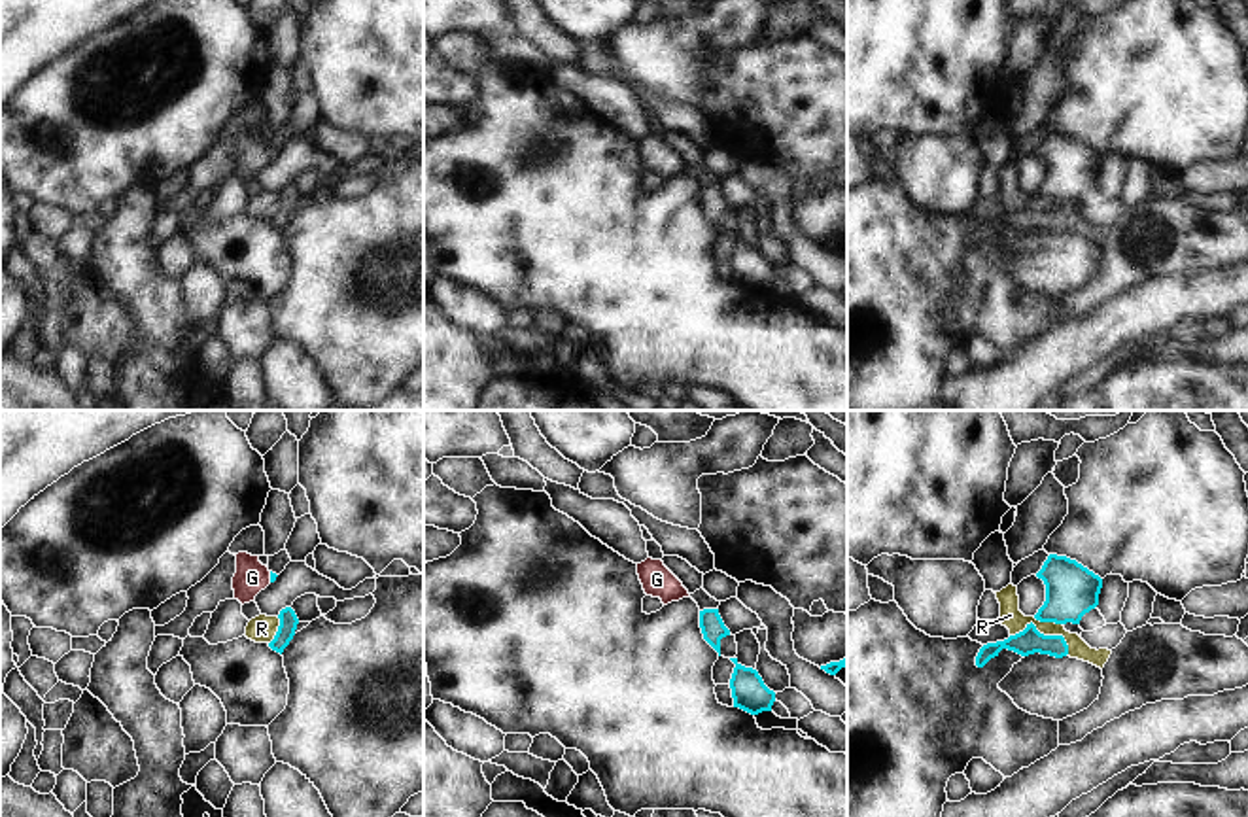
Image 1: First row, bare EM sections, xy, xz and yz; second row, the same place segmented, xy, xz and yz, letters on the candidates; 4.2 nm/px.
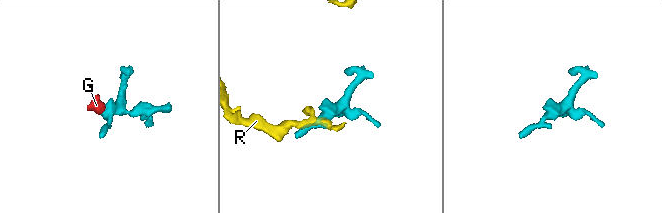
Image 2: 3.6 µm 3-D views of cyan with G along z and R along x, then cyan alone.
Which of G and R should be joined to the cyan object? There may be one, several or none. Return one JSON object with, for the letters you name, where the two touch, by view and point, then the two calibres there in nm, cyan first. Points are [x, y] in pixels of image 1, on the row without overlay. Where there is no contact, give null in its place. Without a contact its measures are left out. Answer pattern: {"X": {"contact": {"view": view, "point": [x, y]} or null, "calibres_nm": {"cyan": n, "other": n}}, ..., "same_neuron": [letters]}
{"G": {"contact": {"view": "xy", "point": [271, 154]}, "calibres_nm": {"cyan": 30, "other": 140}}, "same_neuron": ["G"]}

